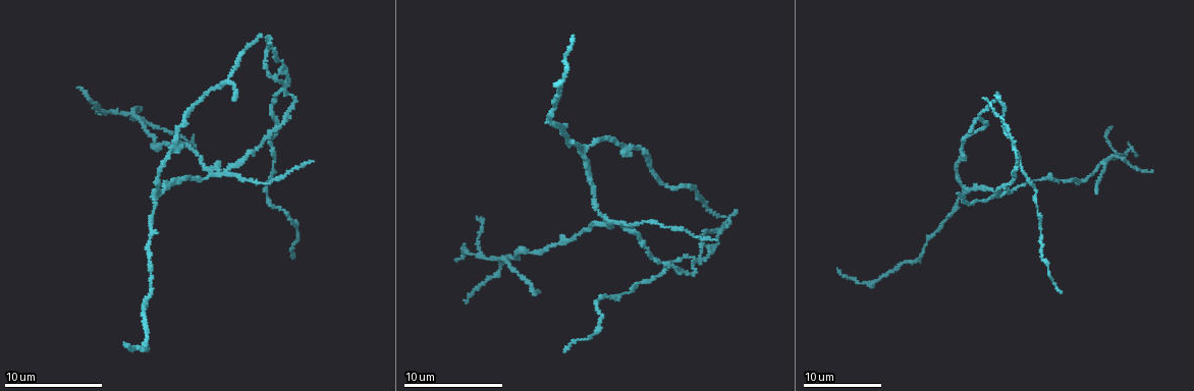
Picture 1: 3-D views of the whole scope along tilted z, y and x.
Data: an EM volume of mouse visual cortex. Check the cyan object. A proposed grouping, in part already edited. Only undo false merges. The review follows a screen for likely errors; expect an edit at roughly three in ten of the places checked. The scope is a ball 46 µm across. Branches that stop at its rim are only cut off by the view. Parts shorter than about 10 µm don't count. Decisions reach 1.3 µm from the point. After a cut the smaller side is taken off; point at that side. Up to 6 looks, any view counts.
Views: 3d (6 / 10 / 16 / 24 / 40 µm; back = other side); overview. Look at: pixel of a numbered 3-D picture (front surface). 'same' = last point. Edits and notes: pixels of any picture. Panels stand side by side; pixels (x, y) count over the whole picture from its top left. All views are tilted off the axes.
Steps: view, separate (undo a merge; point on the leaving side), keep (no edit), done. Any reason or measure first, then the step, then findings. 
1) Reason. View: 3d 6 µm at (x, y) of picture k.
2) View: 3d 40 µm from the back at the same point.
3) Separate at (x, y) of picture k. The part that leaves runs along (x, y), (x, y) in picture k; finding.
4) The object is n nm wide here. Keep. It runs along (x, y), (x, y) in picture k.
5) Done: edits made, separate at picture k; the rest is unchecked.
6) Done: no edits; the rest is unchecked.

Three-way junction. View: 3d 10 µm at (156, 194) of picture 1.

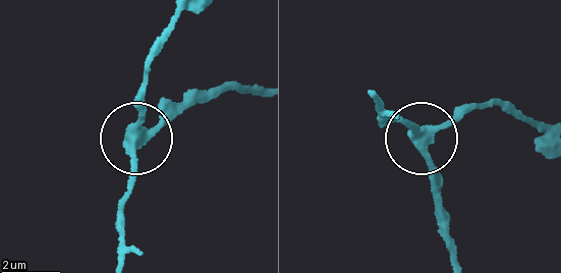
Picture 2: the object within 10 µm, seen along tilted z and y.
Keep. It runs along (260, 91), (206, 97), (137, 132), (142, 91) in picture 2; all the same cell.

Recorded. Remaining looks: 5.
Arms part here. View: 3d 6 µm at (217, 176) of picture 1.

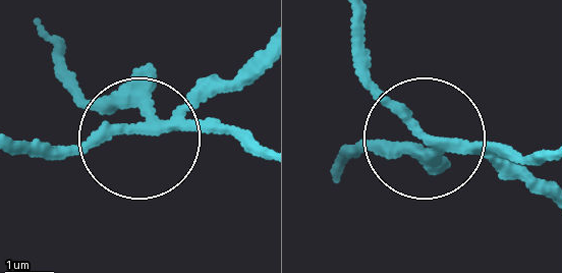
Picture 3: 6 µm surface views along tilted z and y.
The side arm is 28 µm long. Separate at (133, 69) of picture 3. The part that leaves runs along (161, 124), (130, 104), (72, 93), (58, 49) in picture 3; two cells meet here.

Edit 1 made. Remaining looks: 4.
See it whole again. View: overview.

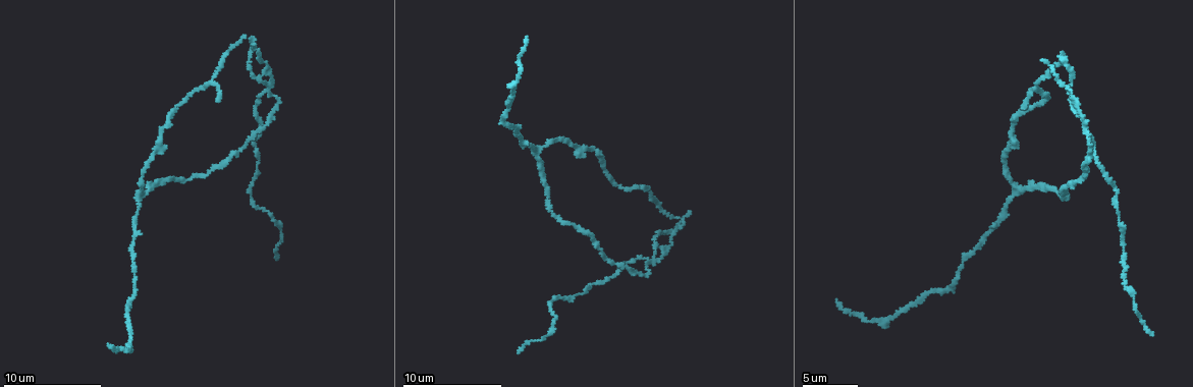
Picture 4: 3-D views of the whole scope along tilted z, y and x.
View: 3d 10 µm at (651, 260) of picture 4.

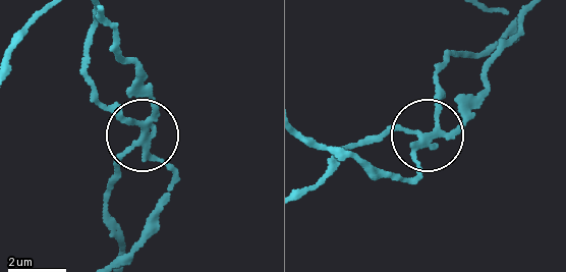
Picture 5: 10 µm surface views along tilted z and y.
The object is 200 nm wide here. Separate at (121, 104) of picture 5. Two cells meet here.

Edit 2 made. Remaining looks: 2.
Done: edits made, separate at picture 3, separate at picture 5; the rest is unchecked.

